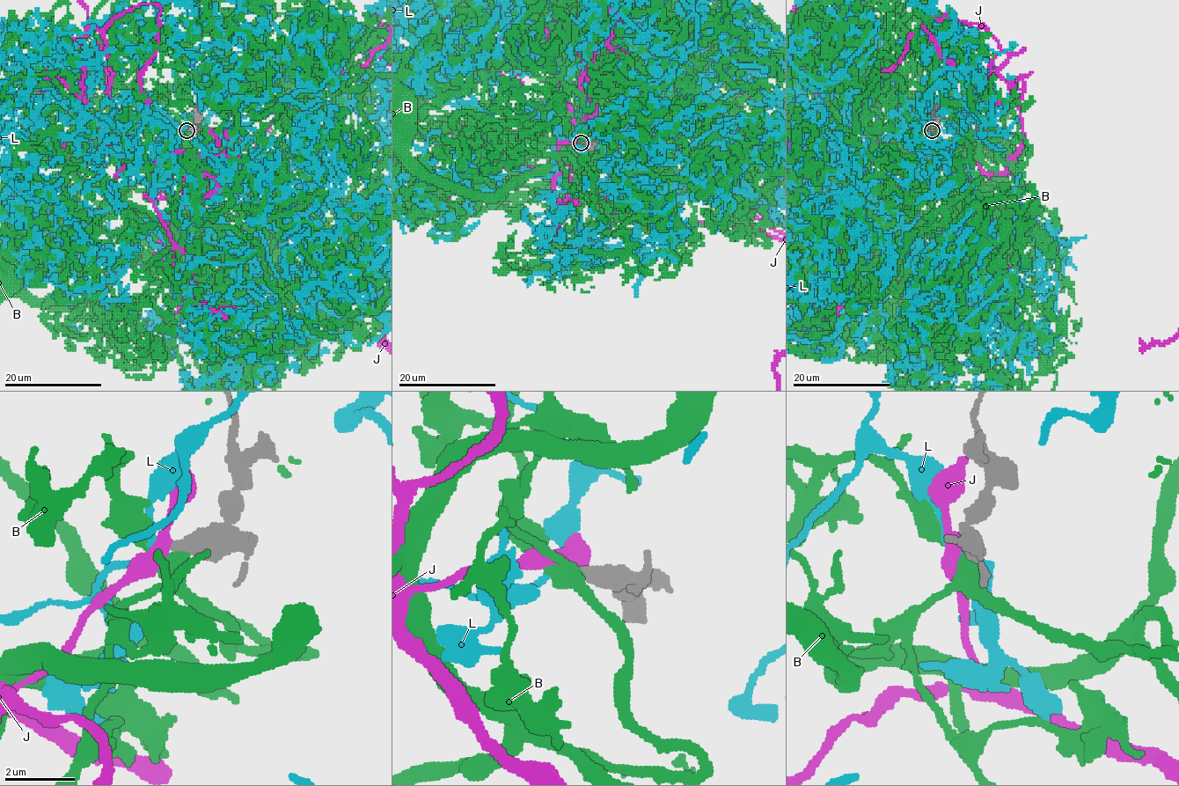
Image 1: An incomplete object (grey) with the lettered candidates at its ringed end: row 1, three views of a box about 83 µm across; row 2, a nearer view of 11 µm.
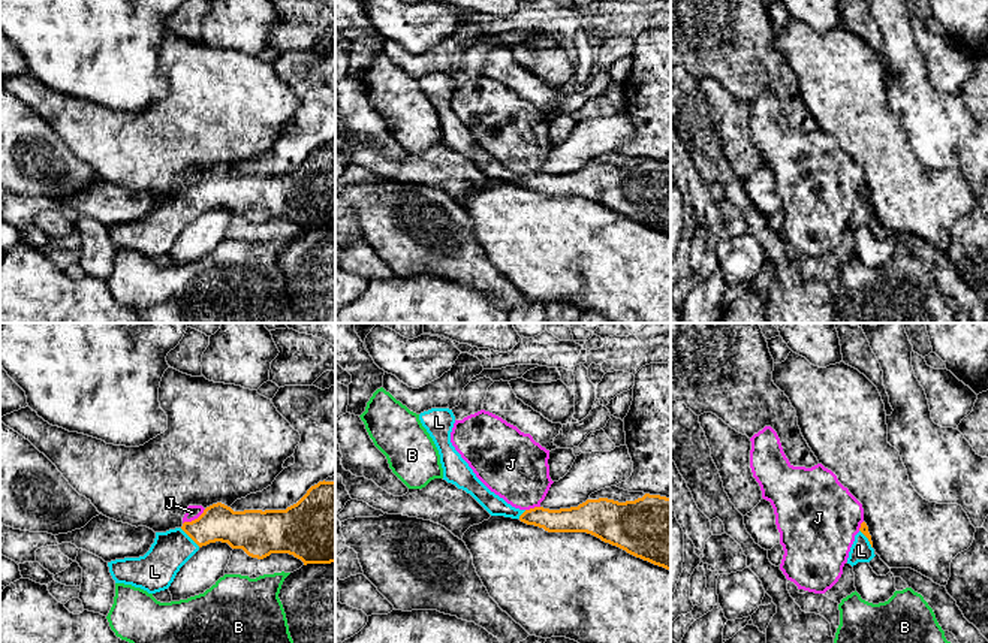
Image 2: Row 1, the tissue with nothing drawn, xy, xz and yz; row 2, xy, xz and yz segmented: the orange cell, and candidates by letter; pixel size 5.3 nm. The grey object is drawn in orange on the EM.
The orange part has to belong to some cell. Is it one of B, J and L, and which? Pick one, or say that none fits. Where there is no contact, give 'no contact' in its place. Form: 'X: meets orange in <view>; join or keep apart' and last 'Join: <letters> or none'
B: no contact; keep apart
J: meets orange in xy; keep apart
L: meets orange in xy; join
Join: L

